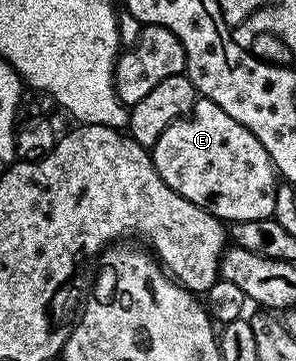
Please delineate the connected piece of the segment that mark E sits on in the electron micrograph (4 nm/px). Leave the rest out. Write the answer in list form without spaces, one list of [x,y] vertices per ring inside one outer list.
[[[197,98],[190,114],[170,124],[150,148],[150,154],[162,181],[166,181],[174,193],[186,197],[186,201],[194,201],[194,205],[216,215],[225,224],[273,218],[278,175],[272,166],[272,158],[250,129],[234,121],[234,117],[214,105],[214,101]]]

